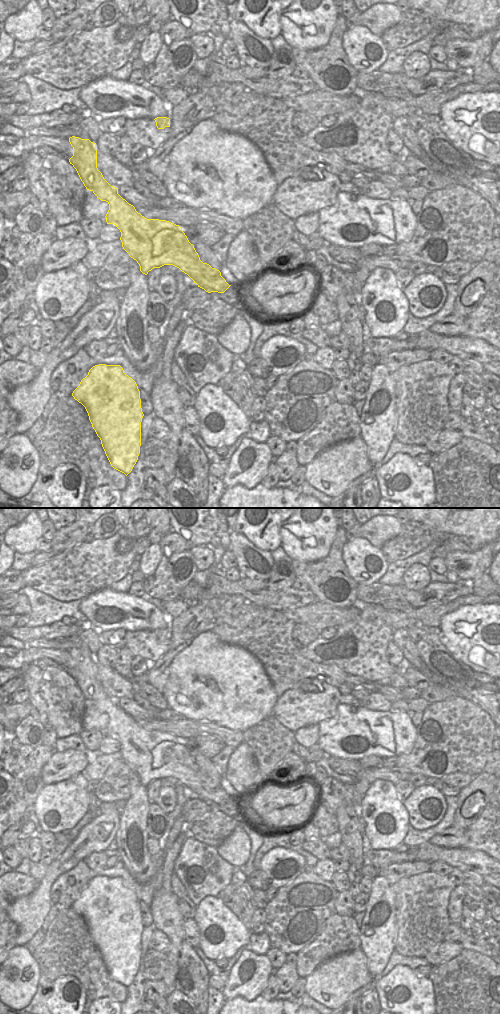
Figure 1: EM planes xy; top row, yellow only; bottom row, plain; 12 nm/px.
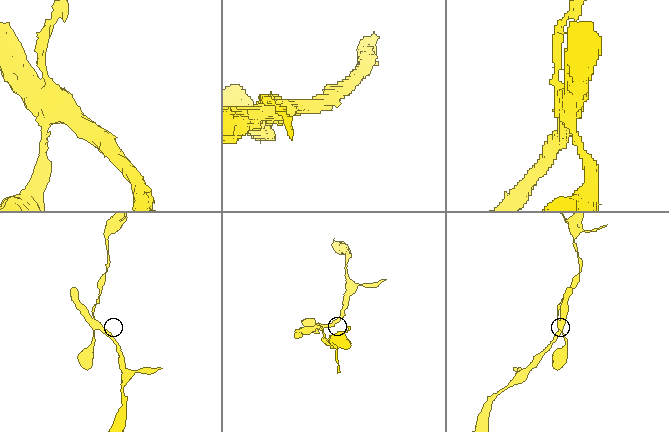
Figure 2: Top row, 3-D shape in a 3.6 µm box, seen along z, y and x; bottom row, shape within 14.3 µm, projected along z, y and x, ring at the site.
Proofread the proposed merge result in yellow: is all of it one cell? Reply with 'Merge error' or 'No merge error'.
Merge error

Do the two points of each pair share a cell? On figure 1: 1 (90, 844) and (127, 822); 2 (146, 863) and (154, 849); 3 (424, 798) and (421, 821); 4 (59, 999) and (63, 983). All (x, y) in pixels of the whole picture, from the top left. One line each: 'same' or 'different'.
1: different
2: different
3: same
4: same

